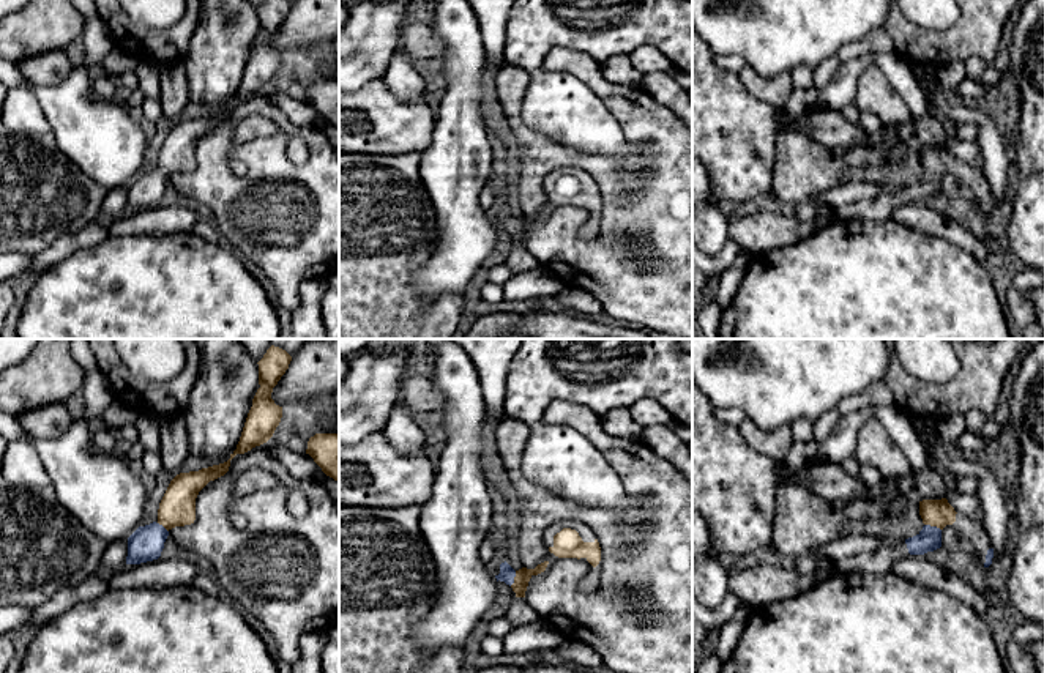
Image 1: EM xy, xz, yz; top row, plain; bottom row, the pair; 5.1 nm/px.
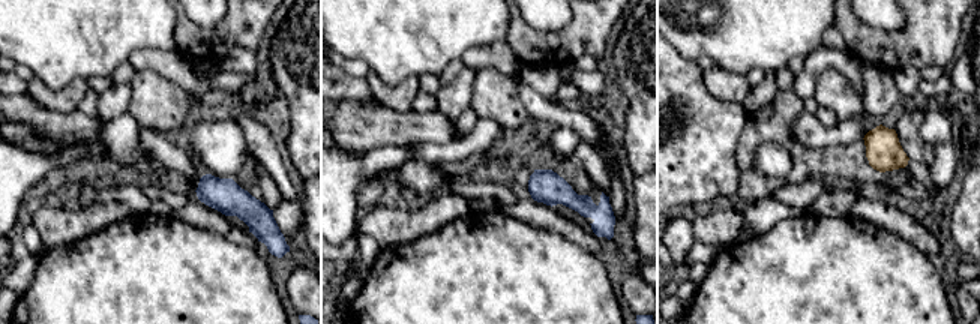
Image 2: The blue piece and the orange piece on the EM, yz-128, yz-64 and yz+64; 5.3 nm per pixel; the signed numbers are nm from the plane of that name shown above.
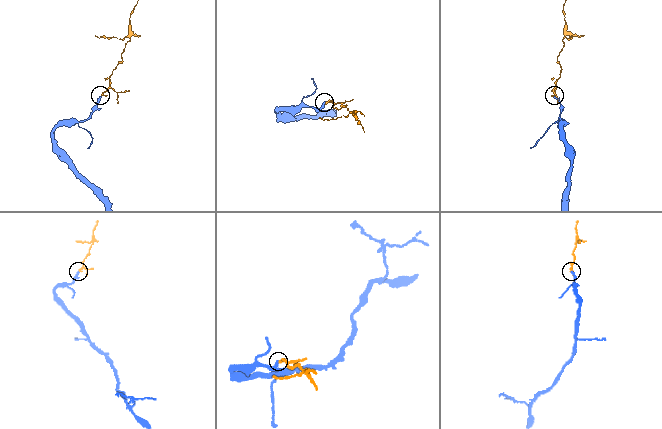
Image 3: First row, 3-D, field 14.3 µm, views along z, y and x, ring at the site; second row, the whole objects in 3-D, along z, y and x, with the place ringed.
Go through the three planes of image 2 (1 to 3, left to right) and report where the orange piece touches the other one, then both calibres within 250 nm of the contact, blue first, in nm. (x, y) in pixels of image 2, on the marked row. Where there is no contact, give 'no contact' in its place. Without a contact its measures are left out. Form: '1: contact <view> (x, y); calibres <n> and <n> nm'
1: no contact
2: no contact
3: no contact

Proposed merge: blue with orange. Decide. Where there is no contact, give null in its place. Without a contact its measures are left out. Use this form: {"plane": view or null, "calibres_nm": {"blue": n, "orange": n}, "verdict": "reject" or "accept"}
{"plane": "yz", "calibres_nm": {"blue": 120, "orange": 140}, "verdict": "accept"}

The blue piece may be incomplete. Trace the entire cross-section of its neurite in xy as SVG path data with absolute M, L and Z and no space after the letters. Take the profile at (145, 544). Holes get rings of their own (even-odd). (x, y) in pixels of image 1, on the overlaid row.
M271 345L259 364L259 385L252 407L248 413L237 449L224 463L202 468L199 471L177 474L158 509L158 520L139 526L128 537L126 564L140 564L158 560L164 548L169 531L175 526L191 525L196 520L196 498L199 492L210 482L229 471L230 460L237 454L244 454L255 446L267 443L282 418L282 407L276 405L271 399L273 388L289 369L292 356Z

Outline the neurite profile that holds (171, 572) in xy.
M153 560L140 564L126 564L115 571L109 582L110 589L173 588L192 585L200 572L196 564L181 560Z

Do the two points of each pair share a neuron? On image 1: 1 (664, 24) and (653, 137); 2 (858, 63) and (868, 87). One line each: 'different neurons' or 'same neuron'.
1: different neurons
2: different neurons

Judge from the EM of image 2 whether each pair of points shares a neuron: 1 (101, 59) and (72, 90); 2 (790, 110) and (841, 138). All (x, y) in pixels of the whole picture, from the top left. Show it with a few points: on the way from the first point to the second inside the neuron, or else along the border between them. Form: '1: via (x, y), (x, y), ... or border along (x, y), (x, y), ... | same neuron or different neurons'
1: border along (86, 80), (75, 78), (57, 90), (48, 87) | different neurons
2: border along (803, 110), (793, 126), (793, 135), (814, 149) | different neurons

